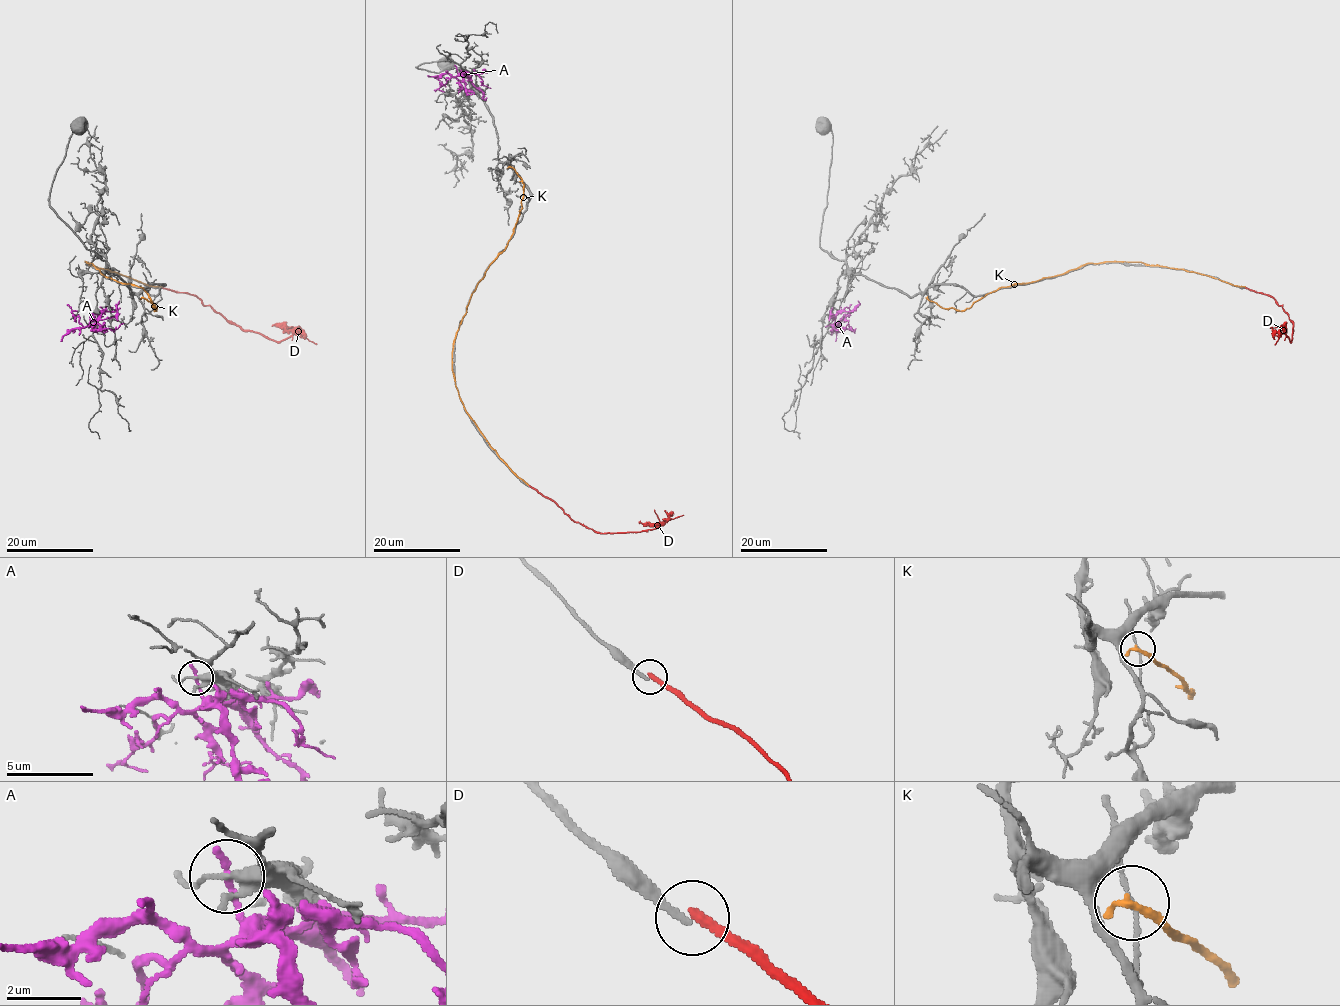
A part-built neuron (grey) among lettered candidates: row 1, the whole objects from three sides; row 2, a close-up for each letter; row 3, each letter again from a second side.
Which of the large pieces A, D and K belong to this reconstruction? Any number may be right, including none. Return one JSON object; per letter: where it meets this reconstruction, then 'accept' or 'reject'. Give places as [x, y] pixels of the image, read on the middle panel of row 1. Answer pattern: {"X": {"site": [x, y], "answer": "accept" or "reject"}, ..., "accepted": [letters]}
{"A": {"site": [456, 68], "answer": "reject"}, "D": {"site": [529, 486], "answer": "reject"}, "K": {"site": [510, 167], "answer": "reject"}, "accepted": []}

